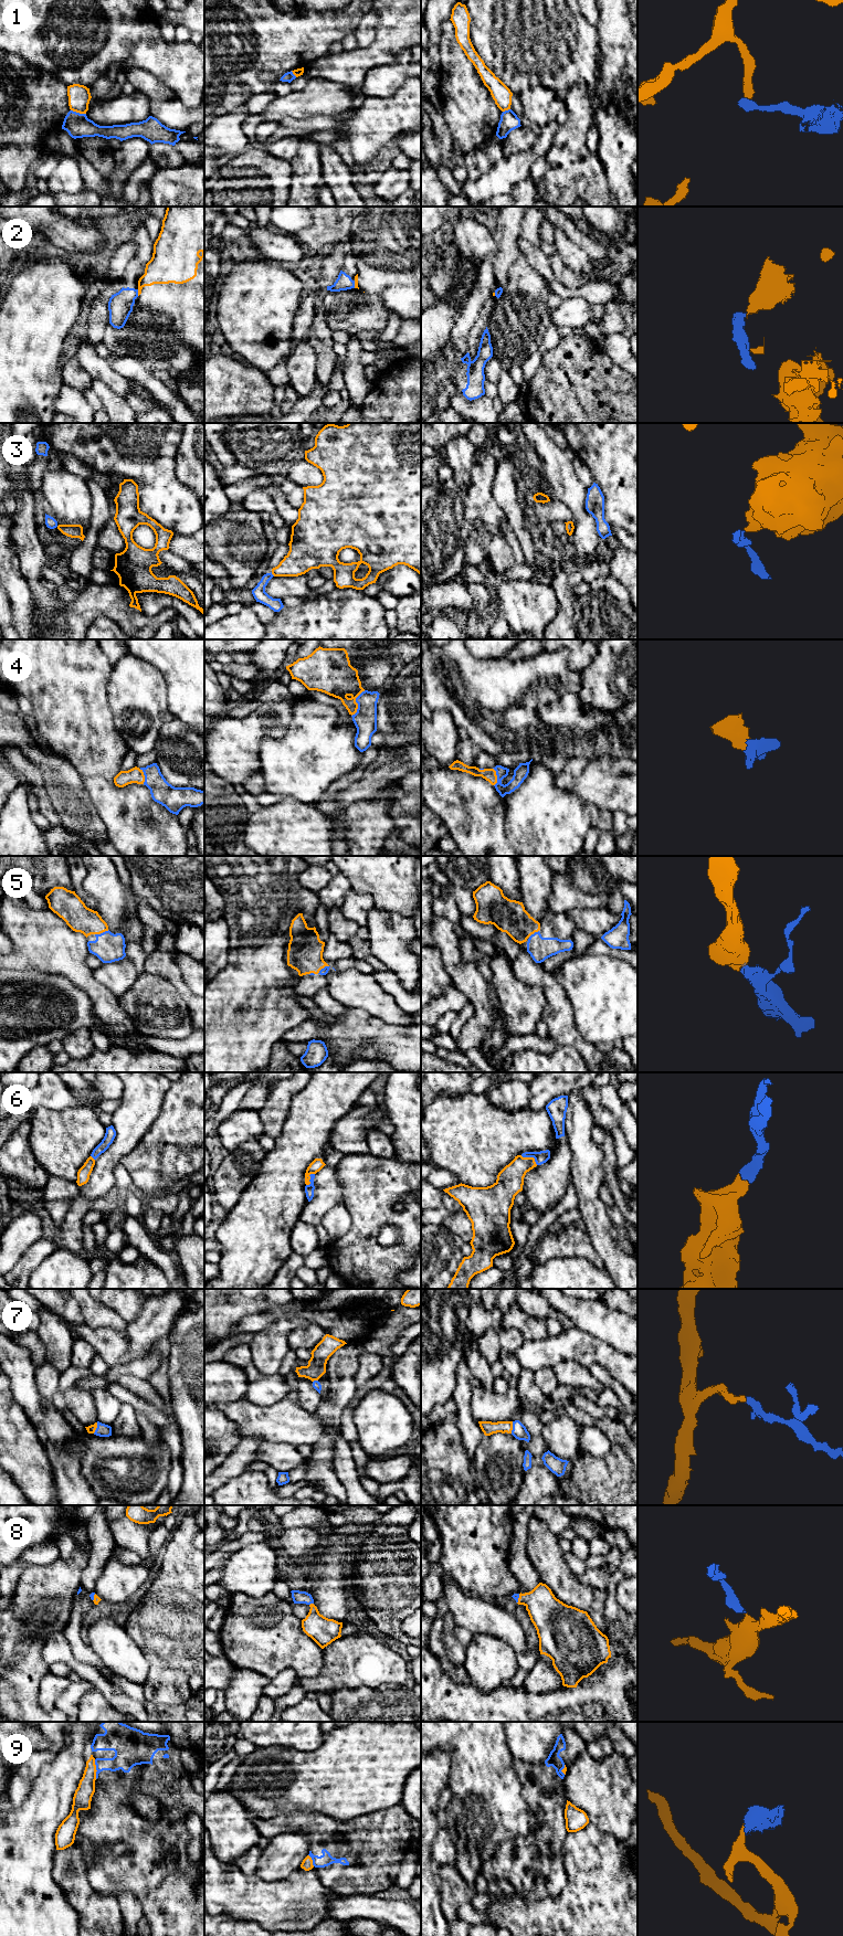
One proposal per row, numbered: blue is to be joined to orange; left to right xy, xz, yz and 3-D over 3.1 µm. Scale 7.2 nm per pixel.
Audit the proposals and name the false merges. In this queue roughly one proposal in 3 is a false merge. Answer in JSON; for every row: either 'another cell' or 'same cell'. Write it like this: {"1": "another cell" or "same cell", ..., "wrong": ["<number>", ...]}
{"1": "another cell", "2": "another cell", "3": "another cell", "4": "same cell", "5": "same cell", "6": "same cell", "7": "same cell", "8": "same cell", "9": "another cell", "wrong": ["1", "2", "3", "9"]}

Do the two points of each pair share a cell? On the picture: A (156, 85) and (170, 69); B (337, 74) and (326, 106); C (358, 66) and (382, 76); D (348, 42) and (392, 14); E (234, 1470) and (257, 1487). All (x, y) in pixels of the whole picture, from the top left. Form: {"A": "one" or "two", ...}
{"A": "two", "B": "two", "C": "two", "D": "two", "E": "two"}

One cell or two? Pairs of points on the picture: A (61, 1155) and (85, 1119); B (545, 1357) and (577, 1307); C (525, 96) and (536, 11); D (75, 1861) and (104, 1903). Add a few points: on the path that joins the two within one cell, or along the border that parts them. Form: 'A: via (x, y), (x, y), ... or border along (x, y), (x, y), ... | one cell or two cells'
A: via (62, 1146), (62, 1143), (77, 1128) | one cell
B: border along (575, 1326), (598, 1339) | two cells
C: border along (551, 90), (534, 84), (526, 87), (518, 95) | two cells
D: via (75, 1873), (75, 1880), (92, 1896) | one cell

